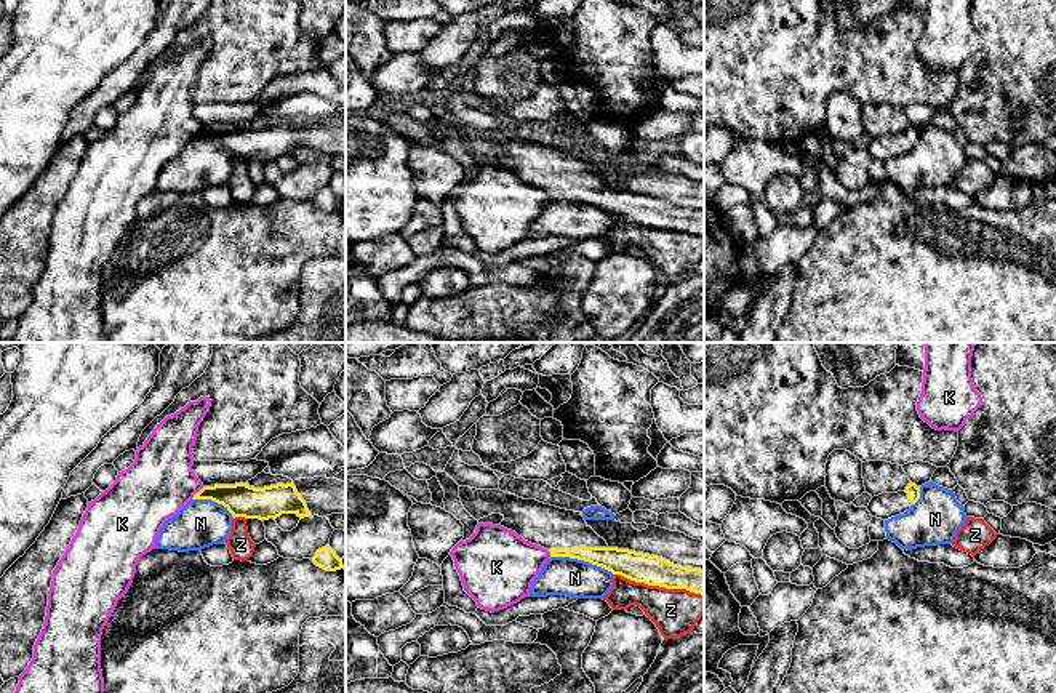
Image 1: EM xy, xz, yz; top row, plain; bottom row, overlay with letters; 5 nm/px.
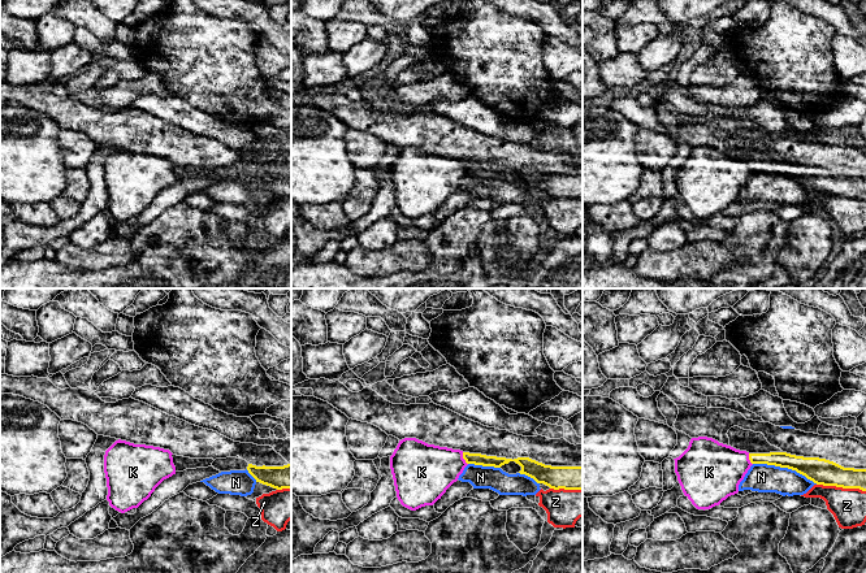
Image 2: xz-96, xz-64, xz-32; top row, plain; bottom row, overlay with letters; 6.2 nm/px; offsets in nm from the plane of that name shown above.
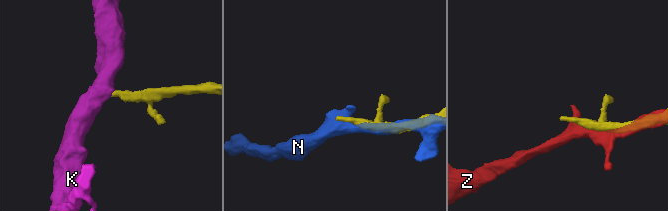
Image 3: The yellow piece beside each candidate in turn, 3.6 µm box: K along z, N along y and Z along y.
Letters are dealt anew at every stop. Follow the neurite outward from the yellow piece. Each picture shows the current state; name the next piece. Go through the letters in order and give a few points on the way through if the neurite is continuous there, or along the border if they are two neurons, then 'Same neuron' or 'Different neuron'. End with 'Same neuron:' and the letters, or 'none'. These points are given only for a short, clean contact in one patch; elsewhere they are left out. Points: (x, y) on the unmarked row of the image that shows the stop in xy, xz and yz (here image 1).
K: Boundary: xy (204, 128), (191, 140). Different neuron
N: Different neuron
Z: Different neuron
Same neuron: none

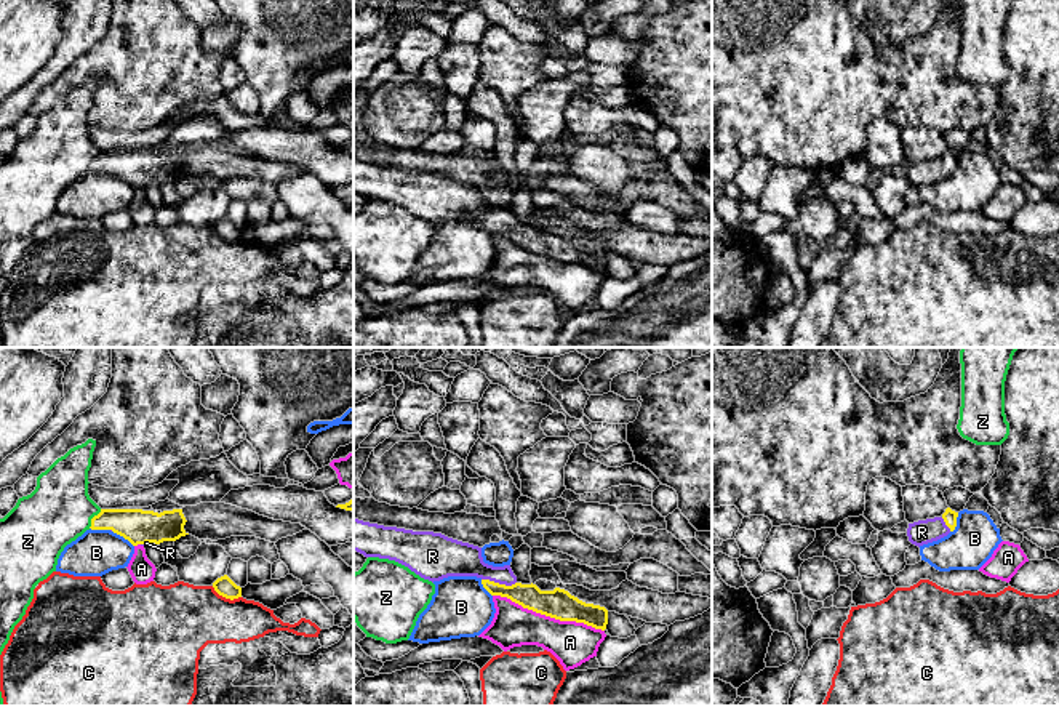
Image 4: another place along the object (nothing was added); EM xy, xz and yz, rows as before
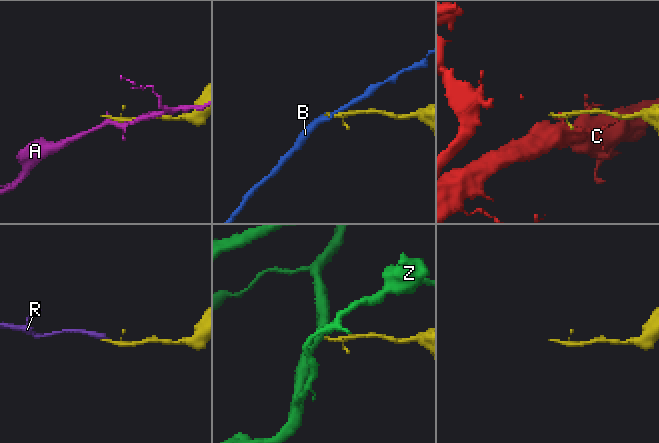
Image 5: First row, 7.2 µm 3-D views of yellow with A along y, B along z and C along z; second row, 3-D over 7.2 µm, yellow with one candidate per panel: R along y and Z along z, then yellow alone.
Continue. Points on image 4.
A: Different neuron
B: Different neuron
C: Boundary: xy (211, 228), (226, 239), (240, 239). Different neuron
R: Path across: xz (528, 237), (498, 224), (466, 200), (455, 200). Same neuron
Z: Boundary: xy (101, 151), (88, 168). Different neuron
Same neuron: R

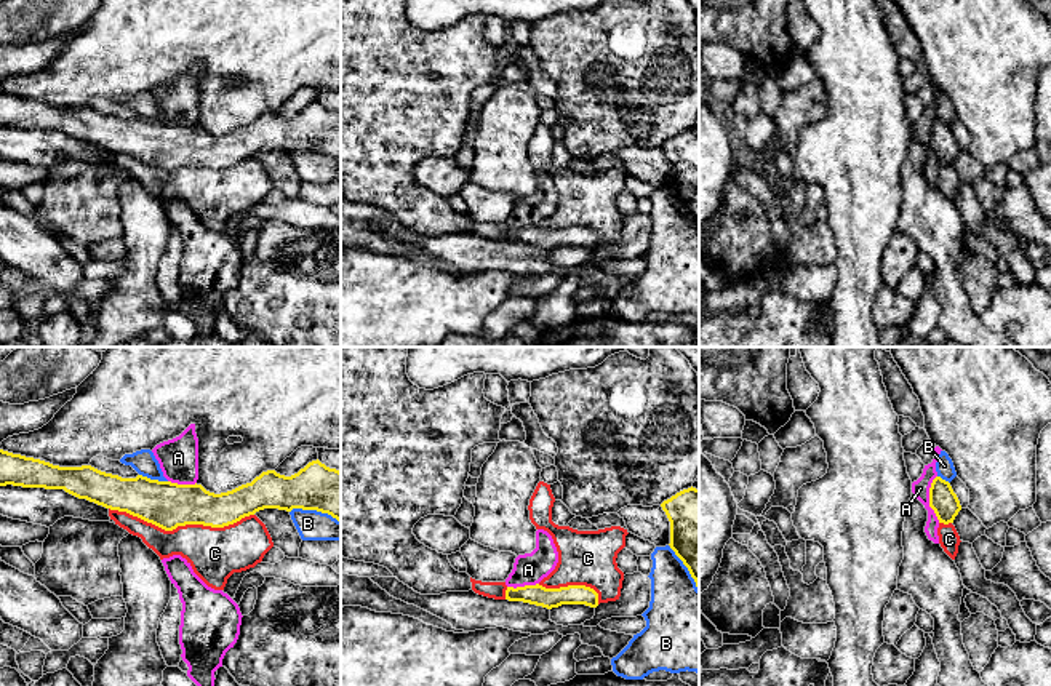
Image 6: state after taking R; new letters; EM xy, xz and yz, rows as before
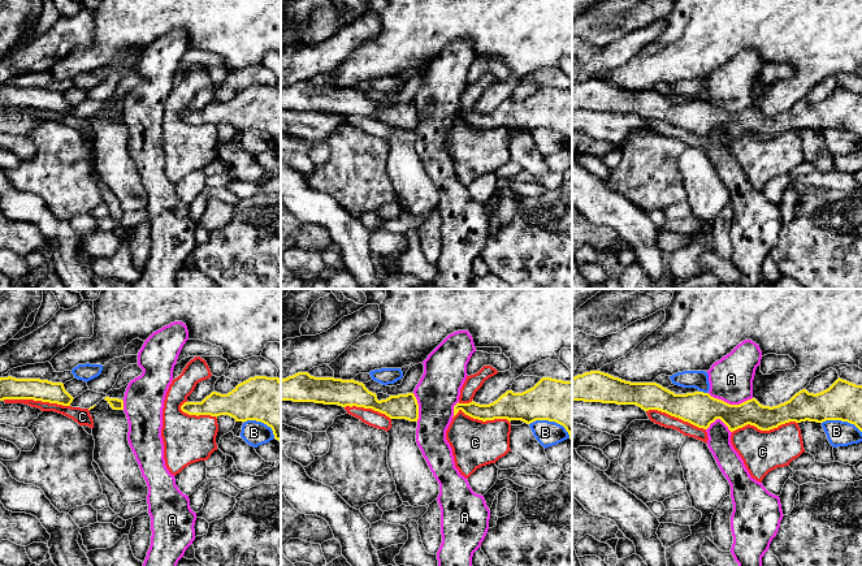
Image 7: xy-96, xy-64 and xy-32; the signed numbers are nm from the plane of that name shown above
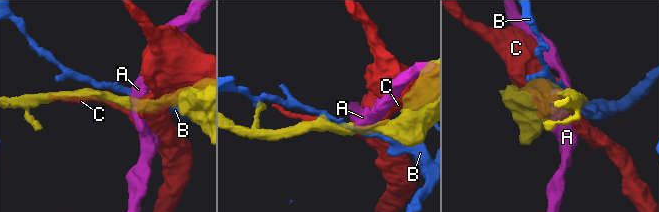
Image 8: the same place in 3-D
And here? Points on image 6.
A: Boundary: yz (936, 117), (930, 130), (930, 149), (939, 163). Different neuron
B: Different neuron
C: Different neuron
Same neuron: none

